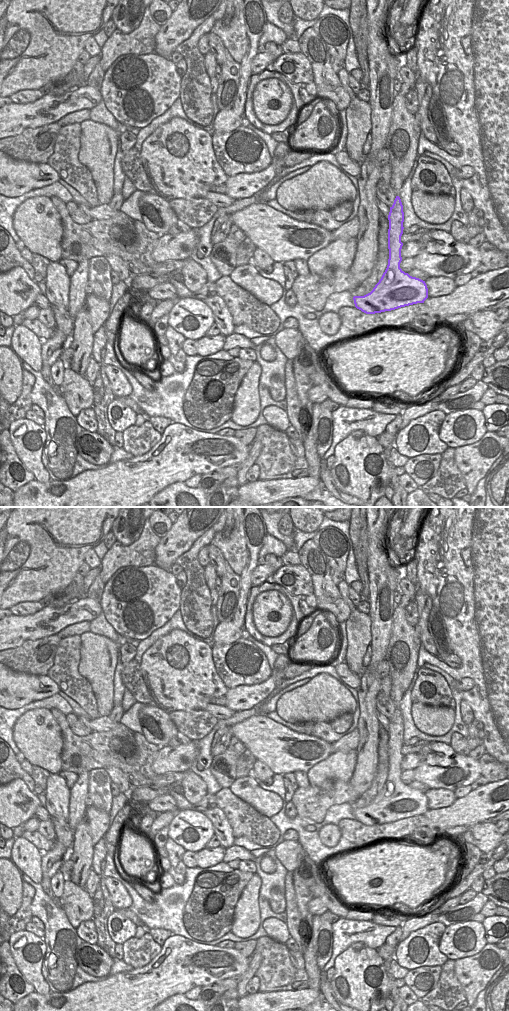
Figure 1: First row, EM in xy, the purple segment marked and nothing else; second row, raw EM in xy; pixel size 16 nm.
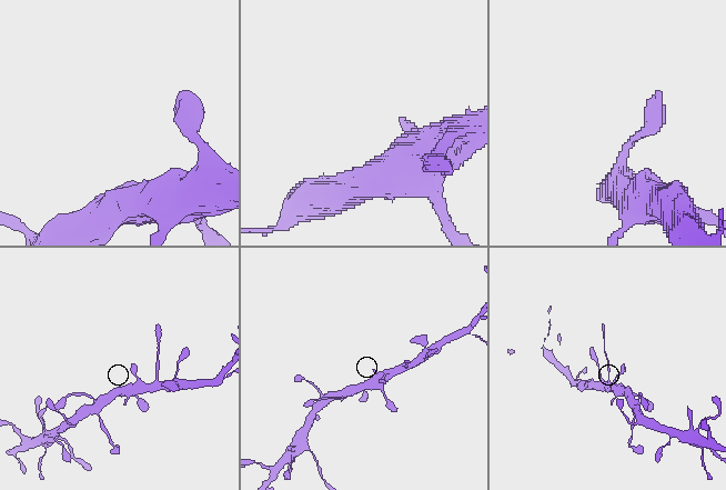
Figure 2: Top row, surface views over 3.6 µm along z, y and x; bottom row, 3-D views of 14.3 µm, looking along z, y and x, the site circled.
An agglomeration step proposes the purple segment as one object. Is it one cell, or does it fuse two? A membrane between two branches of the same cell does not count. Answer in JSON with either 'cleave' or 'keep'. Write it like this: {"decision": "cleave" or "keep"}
{"decision": "cleave"}

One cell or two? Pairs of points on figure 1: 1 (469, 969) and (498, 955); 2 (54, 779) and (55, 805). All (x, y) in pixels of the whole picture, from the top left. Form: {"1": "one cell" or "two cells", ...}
{"1": "one cell", "2": "one cell"}

